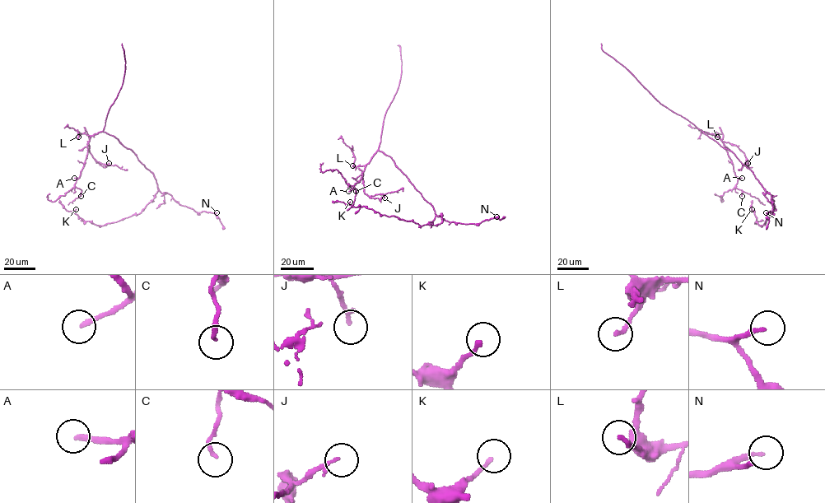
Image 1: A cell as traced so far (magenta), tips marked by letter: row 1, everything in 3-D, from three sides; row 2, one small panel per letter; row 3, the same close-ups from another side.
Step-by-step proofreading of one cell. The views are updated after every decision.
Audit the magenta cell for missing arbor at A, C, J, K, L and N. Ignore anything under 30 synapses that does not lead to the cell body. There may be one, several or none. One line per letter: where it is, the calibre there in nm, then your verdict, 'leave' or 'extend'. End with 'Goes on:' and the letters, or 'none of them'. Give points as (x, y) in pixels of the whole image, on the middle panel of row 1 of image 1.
A: place (348, 191); calibre 200 nm; extend
C: place (356, 191); calibre 160 nm; leave
J: place (384, 197); calibre 160 nm; leave
K: place (350, 202); calibre 160 nm; leave
L: place (352, 165); calibre 180 nm; leave
N: place (496, 216); calibre 170 nm; extend
Goes on: A, N

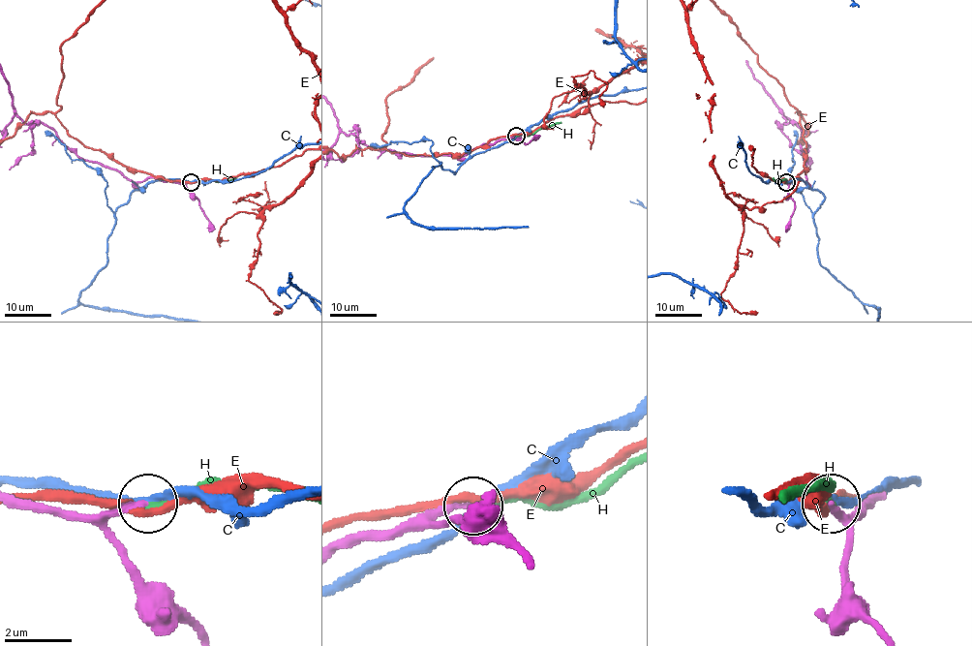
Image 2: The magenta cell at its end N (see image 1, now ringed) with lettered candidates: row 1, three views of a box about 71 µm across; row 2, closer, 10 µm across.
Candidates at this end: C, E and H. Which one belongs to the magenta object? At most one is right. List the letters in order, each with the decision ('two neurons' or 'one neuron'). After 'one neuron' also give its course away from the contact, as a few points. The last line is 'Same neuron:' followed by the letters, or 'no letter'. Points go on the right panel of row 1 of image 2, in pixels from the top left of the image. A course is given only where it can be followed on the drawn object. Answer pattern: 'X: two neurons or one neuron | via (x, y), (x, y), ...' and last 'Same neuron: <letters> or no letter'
C: two neurons
E: two neurons
H: one neuron | via (785, 181), (776, 181), (773, 178)
Same neuron: H

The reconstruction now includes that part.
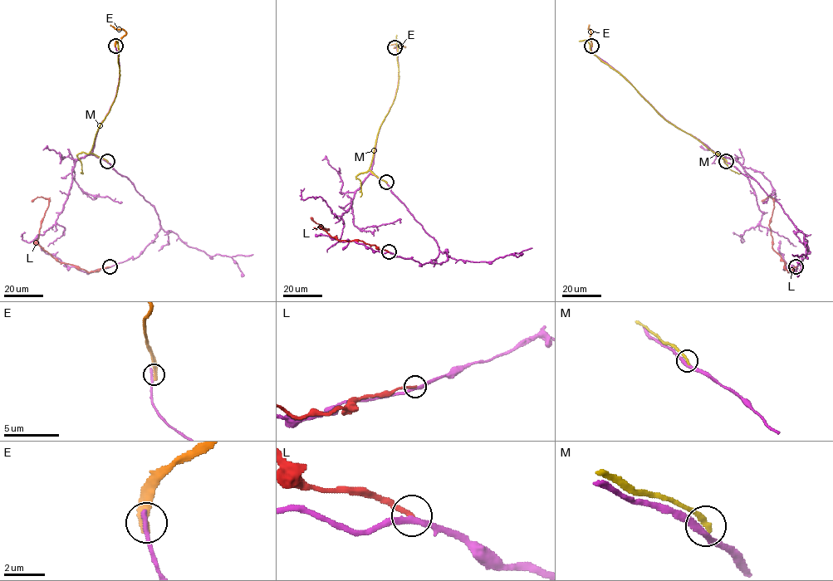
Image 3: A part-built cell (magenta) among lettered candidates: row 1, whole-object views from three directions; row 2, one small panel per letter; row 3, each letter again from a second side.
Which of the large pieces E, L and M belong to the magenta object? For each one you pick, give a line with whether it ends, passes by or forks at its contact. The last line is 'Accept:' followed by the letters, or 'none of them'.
Accept: none of them

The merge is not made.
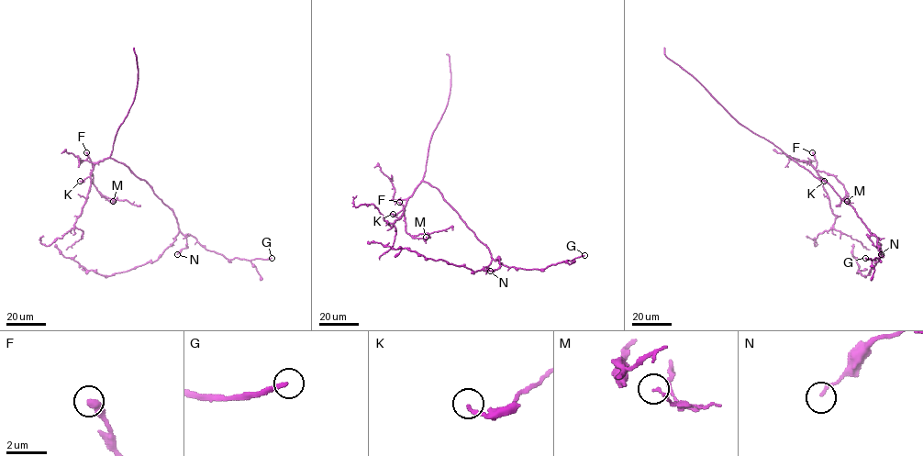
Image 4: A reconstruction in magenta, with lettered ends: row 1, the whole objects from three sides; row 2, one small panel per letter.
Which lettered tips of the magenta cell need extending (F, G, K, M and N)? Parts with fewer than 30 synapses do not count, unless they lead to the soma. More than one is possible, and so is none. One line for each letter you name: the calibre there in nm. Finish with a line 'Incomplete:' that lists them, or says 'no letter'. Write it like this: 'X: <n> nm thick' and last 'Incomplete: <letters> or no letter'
G: 240 nm thick
Incomplete: G

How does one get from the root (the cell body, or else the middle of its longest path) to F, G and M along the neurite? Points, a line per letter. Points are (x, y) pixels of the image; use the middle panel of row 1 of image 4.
F: (461, 218), (440, 192), (425, 182), (420, 183), (405, 206), (399, 202)
G: (461, 218), (487, 247), (491, 258), (509, 267), (540, 269), (584, 255)
M: (461, 218), (437, 188), (422, 181), (408, 198), (404, 219), (405, 231), (413, 238), (425, 239), (426, 237)

